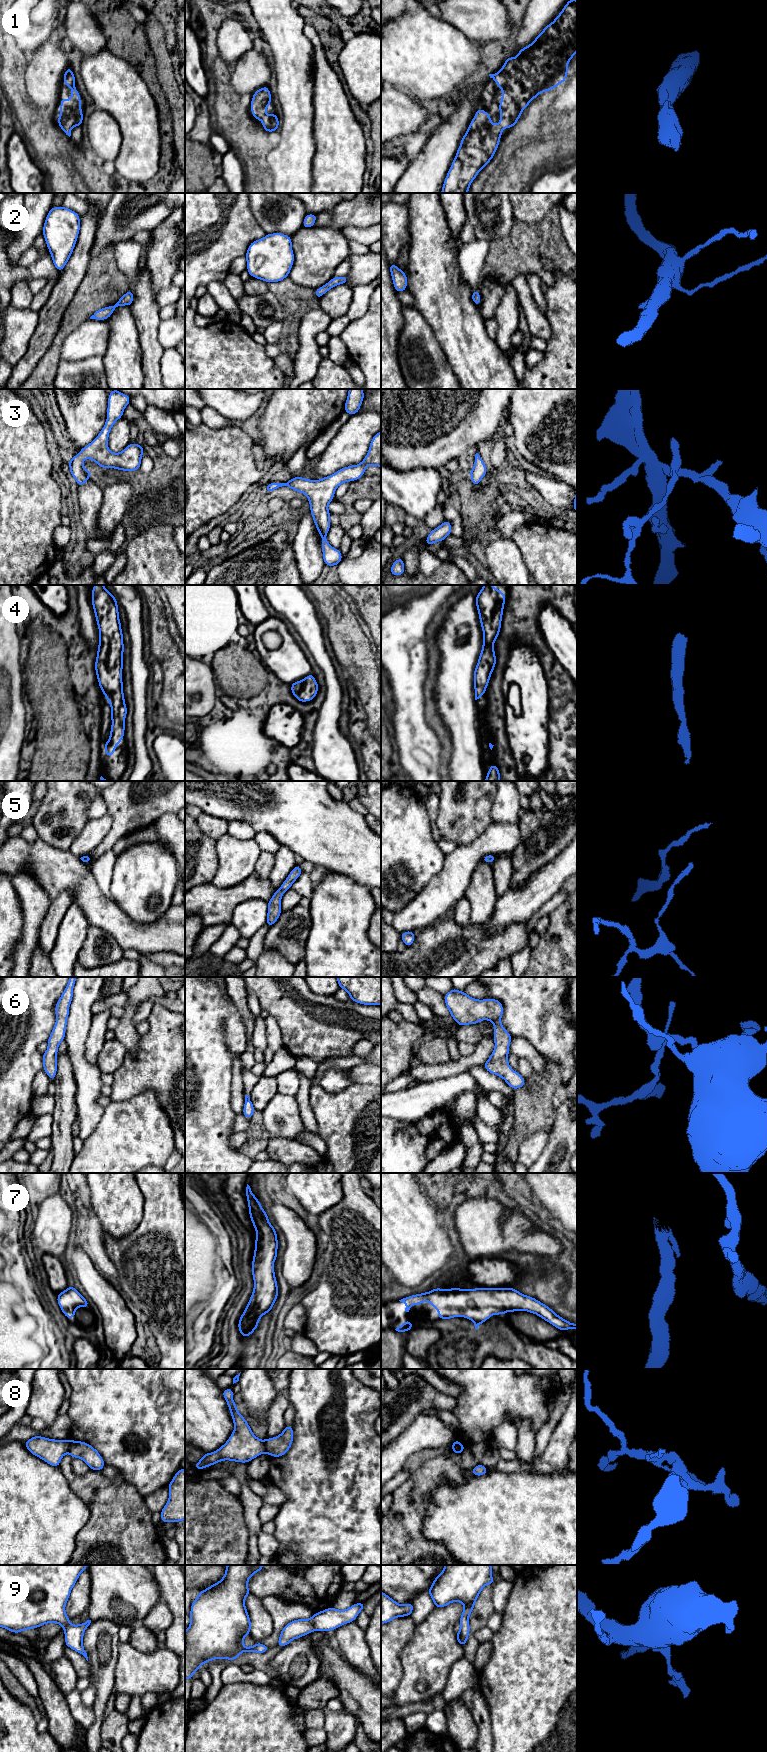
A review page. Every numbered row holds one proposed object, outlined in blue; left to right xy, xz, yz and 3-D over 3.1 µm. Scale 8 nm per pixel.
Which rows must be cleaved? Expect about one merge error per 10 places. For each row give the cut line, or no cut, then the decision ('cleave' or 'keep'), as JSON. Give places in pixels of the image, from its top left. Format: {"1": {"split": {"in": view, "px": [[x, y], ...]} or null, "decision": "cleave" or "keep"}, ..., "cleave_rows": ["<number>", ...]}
{"1": {"split": null, "decision": "keep"}, "2": {"split": null, "decision": "keep"}, "3": {"split": null, "decision": "keep"}, "4": {"split": null, "decision": "keep"}, "5": {"split": null, "decision": "keep"}, "6": {"split": null, "decision": "keep"}, "7": {"split": null, "decision": "keep"}, "8": {"split": {"in": "yz", "px": [[455, 1441], [455, 1446], [462, 1452]]}, "decision": "cleave"}, "9": {"split": null, "decision": "keep"}, "cleave_rows": ["8"]}

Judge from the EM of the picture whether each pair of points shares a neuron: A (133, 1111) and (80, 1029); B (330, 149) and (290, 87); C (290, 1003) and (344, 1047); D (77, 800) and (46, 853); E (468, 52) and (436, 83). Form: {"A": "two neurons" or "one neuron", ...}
{"A": "two neurons", "B": "two neurons", "C": "one neuron", "D": "two neurons", "E": "one neuron"}

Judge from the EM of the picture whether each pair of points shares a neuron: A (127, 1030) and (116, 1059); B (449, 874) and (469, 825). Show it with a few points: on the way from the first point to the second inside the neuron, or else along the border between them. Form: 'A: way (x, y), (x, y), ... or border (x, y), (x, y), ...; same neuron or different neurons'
A: border (115, 1037), (125, 1047), (127, 1052); different neurons
B: border (482, 834), (470, 842), (457, 847); different neurons

